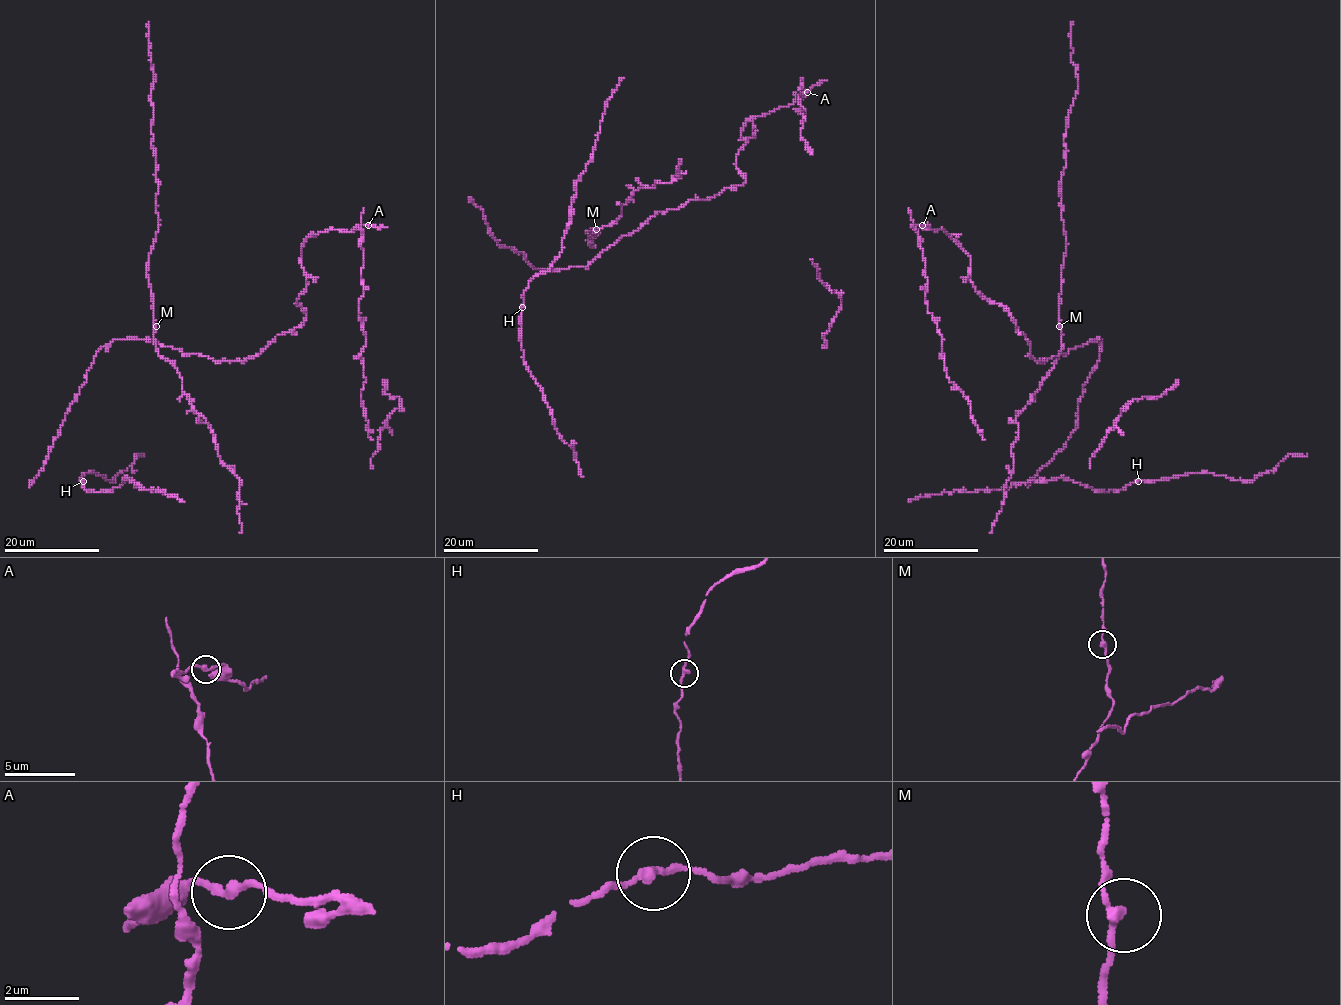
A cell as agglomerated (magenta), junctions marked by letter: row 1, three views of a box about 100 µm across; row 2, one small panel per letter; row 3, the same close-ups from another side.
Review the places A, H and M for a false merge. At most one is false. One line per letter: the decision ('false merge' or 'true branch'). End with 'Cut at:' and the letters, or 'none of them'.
A: true branch
H: true branch
M: true branch
Cut at: none of them

